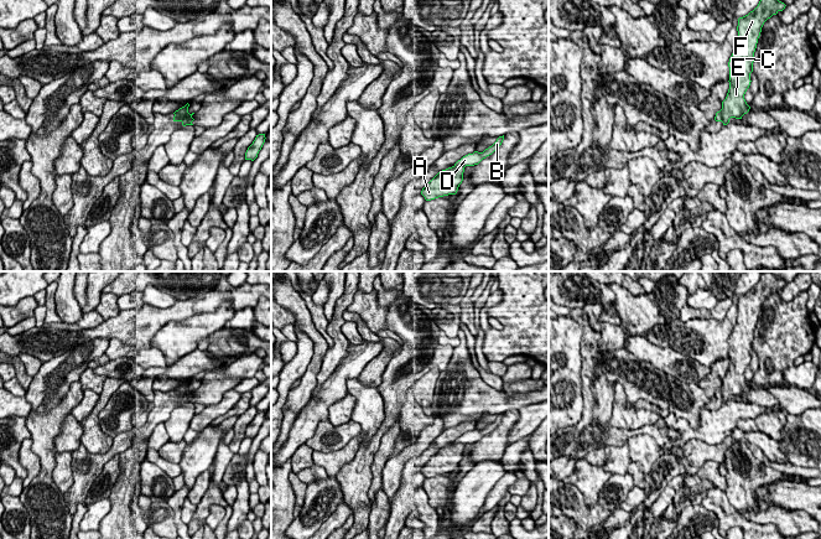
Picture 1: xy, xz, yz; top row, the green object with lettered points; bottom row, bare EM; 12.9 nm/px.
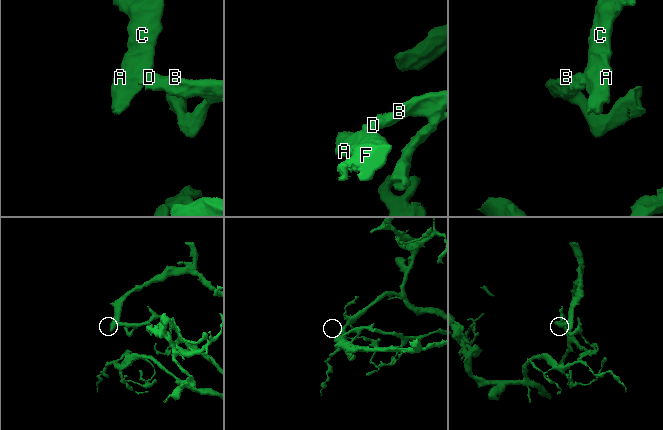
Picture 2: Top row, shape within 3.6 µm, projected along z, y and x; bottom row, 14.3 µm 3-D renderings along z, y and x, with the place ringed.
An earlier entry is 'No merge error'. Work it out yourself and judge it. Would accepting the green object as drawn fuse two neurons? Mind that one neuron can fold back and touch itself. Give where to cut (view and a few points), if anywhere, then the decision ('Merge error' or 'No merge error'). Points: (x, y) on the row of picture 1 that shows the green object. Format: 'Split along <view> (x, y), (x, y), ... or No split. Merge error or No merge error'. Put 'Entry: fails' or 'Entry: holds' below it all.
Split along xy (187, 108), (183, 115), (175, 115). Merge error
Entry: fails

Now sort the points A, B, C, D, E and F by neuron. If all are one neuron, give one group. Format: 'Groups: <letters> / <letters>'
Groups: A C E F / B D

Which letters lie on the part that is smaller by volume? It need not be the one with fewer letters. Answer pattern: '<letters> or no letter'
A, C, E, F

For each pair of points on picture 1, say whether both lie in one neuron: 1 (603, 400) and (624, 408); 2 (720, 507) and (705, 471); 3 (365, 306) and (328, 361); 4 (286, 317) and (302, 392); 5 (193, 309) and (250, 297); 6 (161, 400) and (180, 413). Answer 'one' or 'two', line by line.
1: two
2: two
3: two
4: two
5: one
6: two

